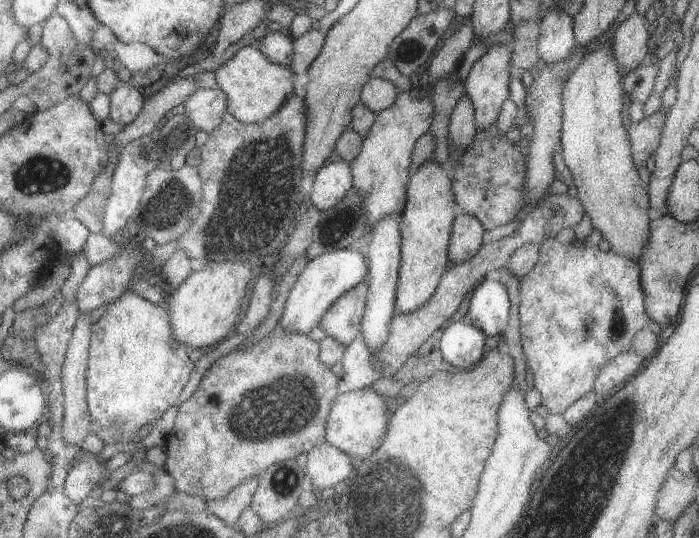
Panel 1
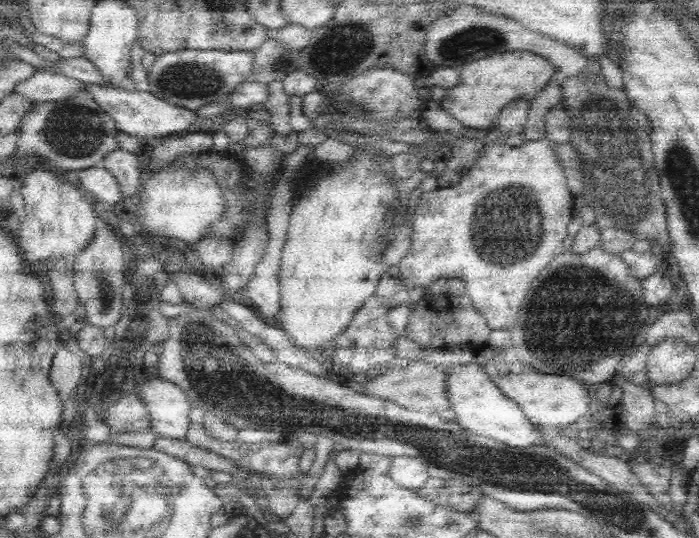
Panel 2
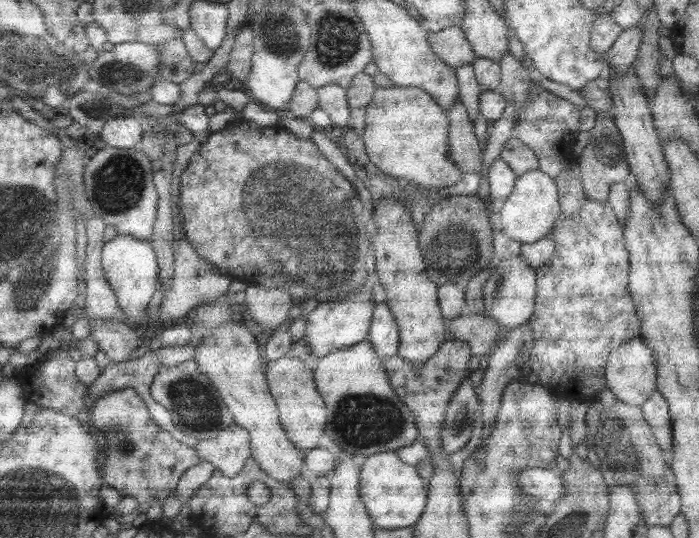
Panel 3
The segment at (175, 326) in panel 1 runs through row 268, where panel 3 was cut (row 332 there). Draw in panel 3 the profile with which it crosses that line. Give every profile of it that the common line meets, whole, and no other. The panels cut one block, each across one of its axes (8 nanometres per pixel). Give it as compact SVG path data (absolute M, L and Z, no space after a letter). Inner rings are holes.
M223 294L215 300L197 304L191 320L193 324L201 326L203 332L195 346L193 362L197 370L207 376L207 380L217 390L221 404L233 416L233 424L249 432L251 460L257 464L257 468L265 476L291 486L293 478L305 474L303 452L297 450L285 436L285 430L279 422L277 404L265 380L265 360L261 354L261 346L257 346L257 340L249 334L245 326L235 326L235 322L231 322L231 302L233 300Z

